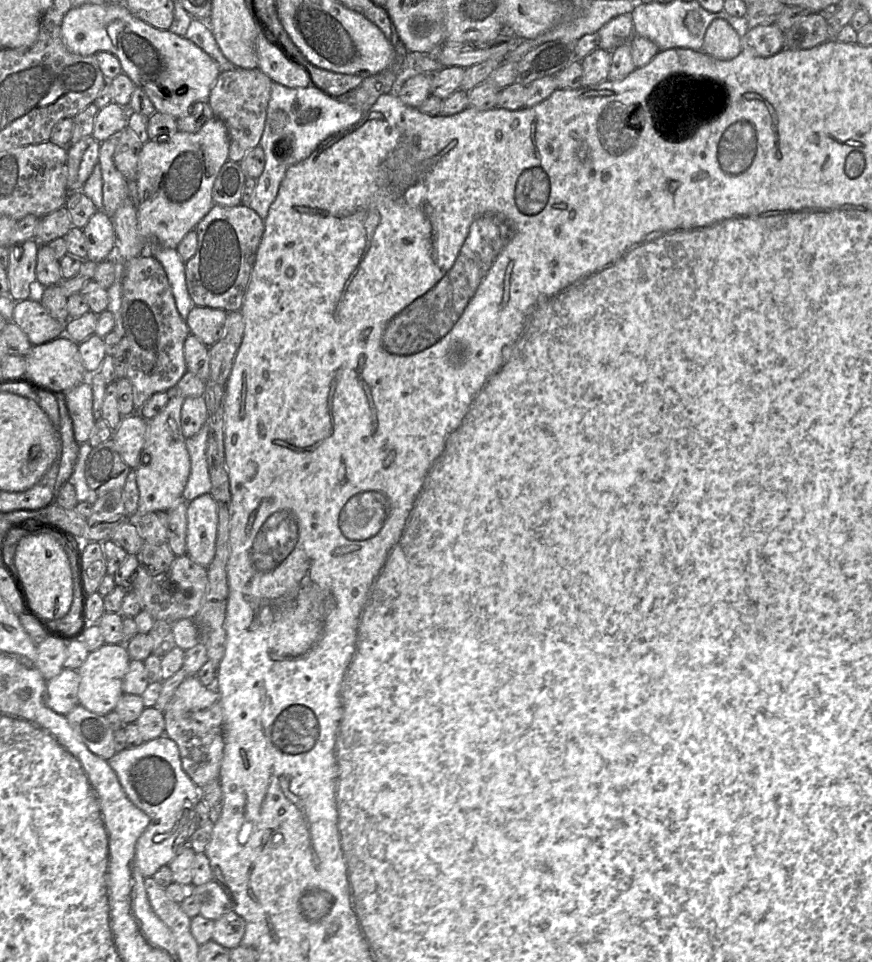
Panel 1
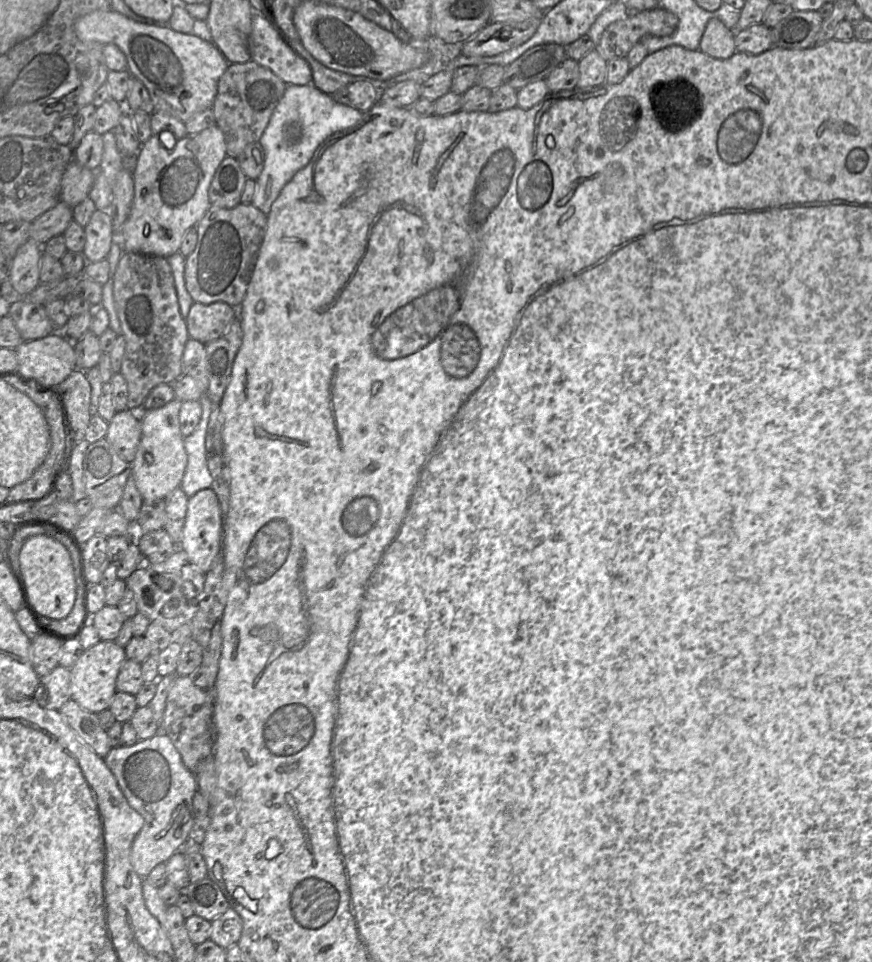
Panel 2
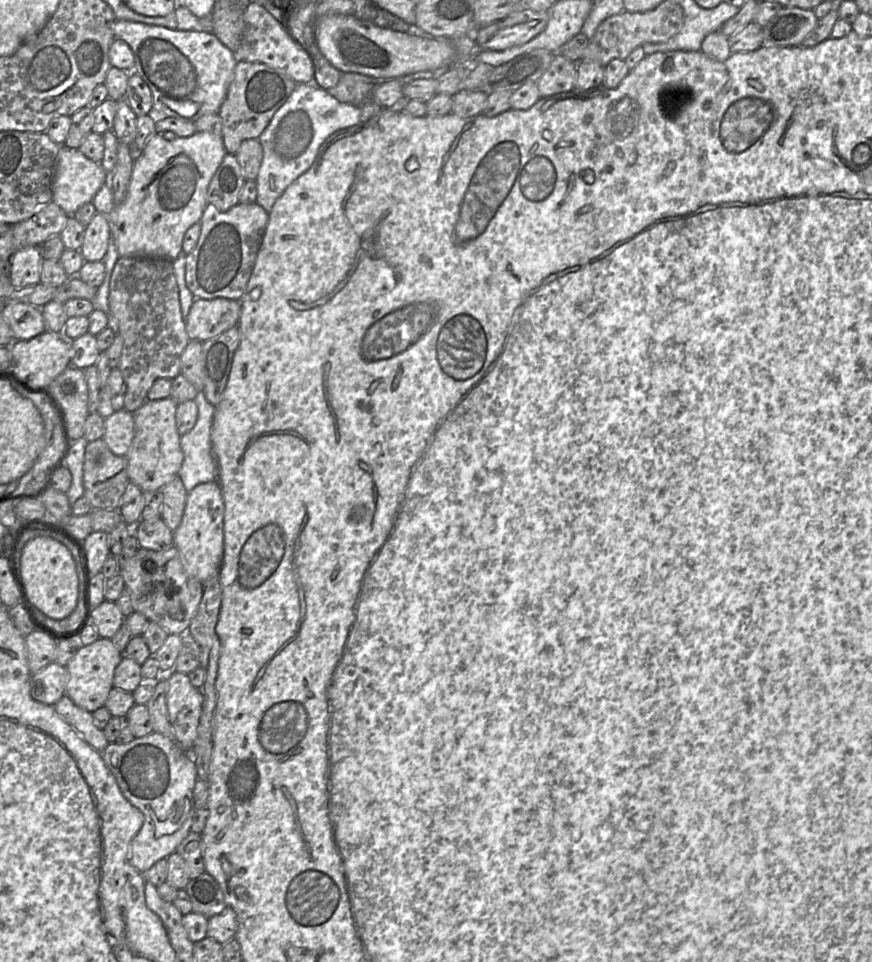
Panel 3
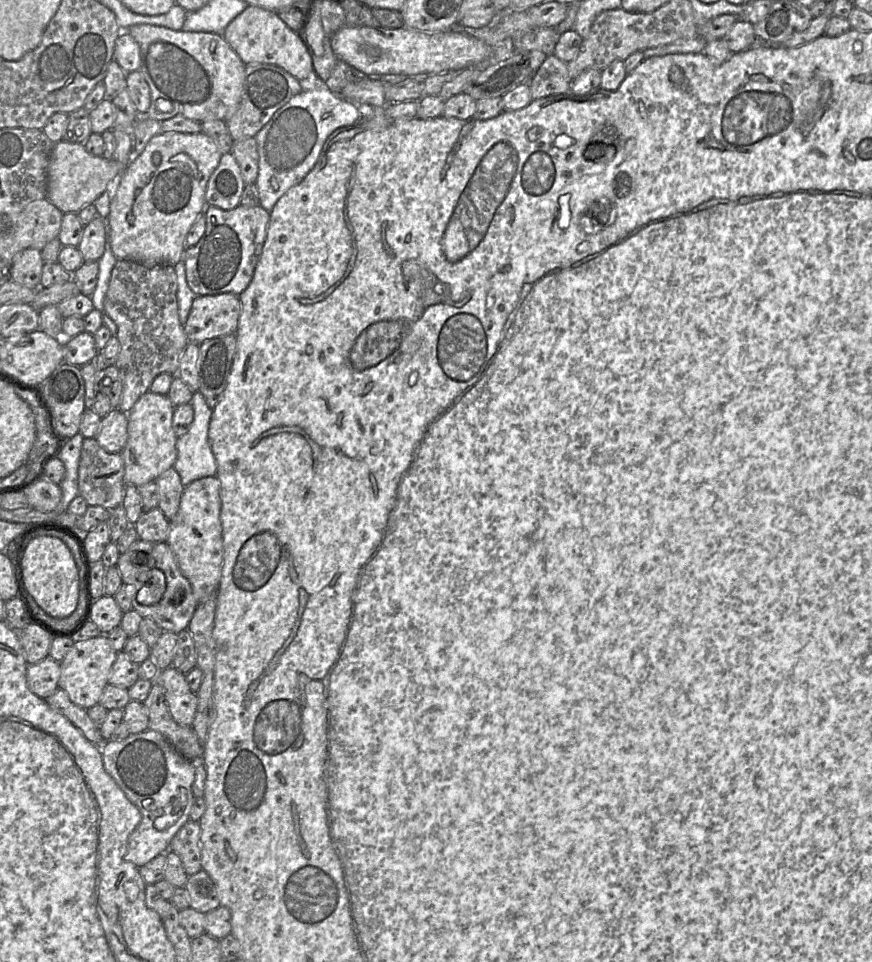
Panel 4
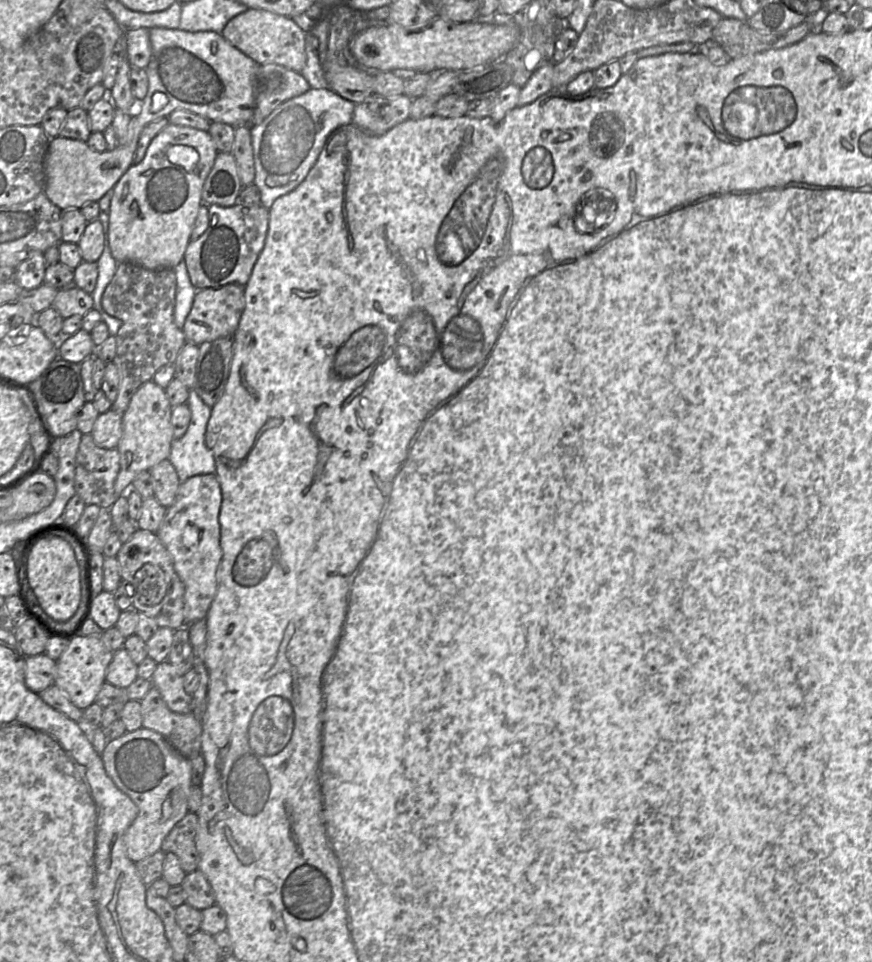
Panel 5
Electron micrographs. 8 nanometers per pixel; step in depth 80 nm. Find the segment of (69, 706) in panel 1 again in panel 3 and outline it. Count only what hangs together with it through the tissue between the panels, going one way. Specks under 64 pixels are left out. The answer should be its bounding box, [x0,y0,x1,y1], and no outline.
[31,662,67,705]

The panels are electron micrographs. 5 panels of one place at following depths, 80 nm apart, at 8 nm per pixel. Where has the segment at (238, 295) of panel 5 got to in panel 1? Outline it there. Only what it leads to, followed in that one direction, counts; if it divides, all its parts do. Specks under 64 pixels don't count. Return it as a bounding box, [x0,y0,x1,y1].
[186,306,227,347]

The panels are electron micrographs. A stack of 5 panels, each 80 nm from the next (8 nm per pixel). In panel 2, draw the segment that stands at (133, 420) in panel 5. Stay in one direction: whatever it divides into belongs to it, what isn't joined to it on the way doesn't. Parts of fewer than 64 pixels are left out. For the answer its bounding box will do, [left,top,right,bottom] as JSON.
[131,398,187,500]

